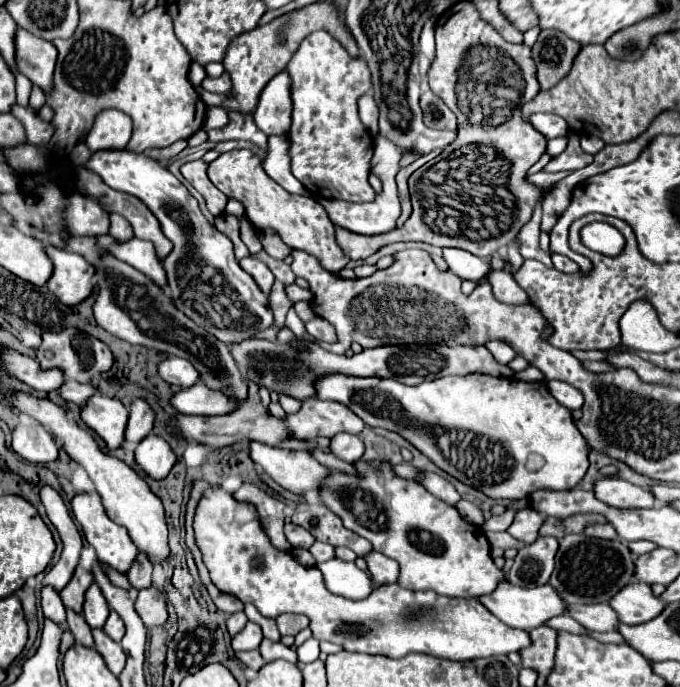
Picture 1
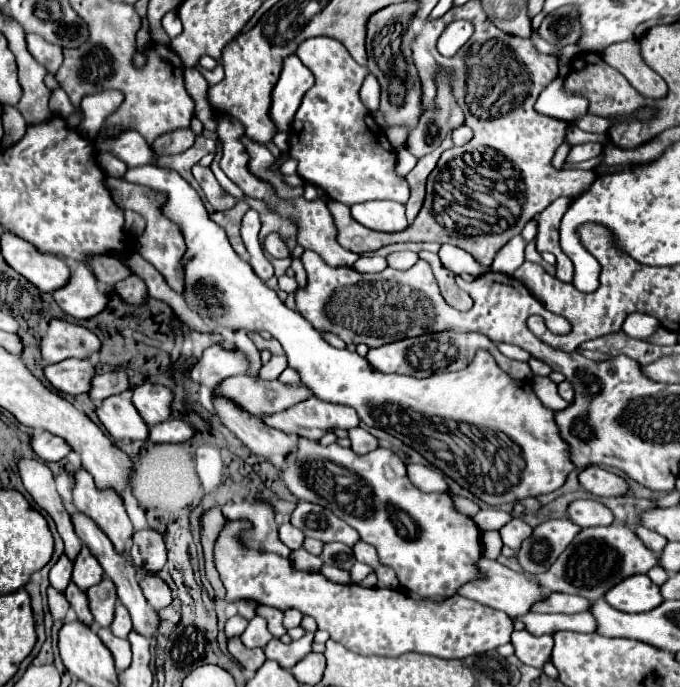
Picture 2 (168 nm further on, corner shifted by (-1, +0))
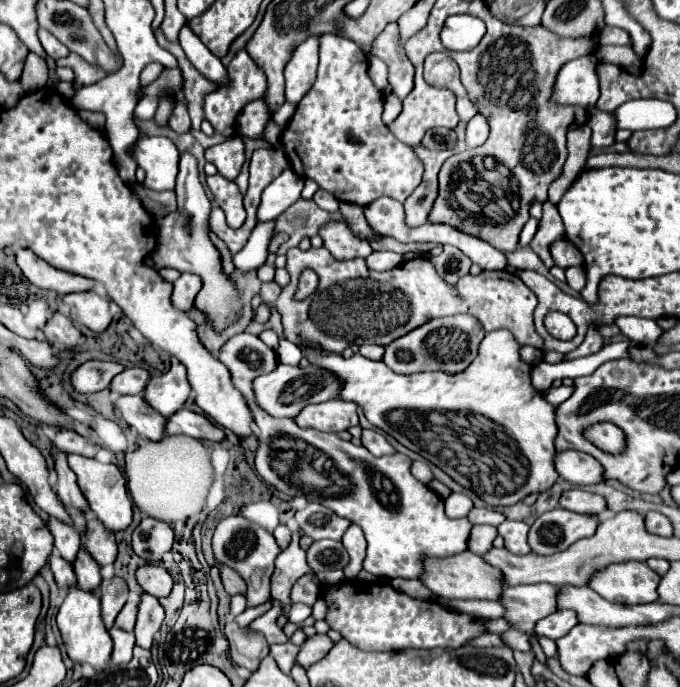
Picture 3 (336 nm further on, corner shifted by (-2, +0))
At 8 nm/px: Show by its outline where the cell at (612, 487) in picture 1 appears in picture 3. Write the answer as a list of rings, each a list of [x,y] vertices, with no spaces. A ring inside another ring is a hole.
[[[574,449],[556,453],[554,465],[558,475],[574,485],[594,485],[602,481],[602,465],[588,453]]]

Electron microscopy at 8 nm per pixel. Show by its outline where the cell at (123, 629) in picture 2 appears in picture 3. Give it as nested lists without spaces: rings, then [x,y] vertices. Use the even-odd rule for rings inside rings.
[[[128,599],[124,609],[120,611],[120,615],[116,617],[116,625],[120,629],[124,629],[124,631],[132,631],[134,623],[136,623],[136,609],[138,609],[138,601],[136,599]]]

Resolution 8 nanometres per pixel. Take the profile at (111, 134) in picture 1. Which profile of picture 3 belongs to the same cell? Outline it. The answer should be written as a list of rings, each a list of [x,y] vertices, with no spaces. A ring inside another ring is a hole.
[[[146,137],[138,141],[136,163],[146,171],[144,185],[156,191],[168,191],[176,185],[178,149],[168,137]]]

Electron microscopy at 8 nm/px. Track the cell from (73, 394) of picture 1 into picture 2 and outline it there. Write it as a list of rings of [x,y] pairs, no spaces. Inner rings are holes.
[[[113,371],[113,373],[103,373],[95,375],[91,381],[89,389],[89,399],[95,403],[95,407],[101,405],[103,399],[127,391],[127,375],[123,371]]]

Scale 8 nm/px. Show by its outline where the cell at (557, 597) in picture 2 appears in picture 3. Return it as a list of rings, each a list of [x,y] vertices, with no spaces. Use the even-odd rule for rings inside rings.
[[[548,583],[504,587],[500,595],[500,605],[504,607],[504,619],[510,623],[510,627],[532,633],[532,643],[534,643],[538,639],[534,631],[536,621],[554,613],[556,593],[558,587]]]

